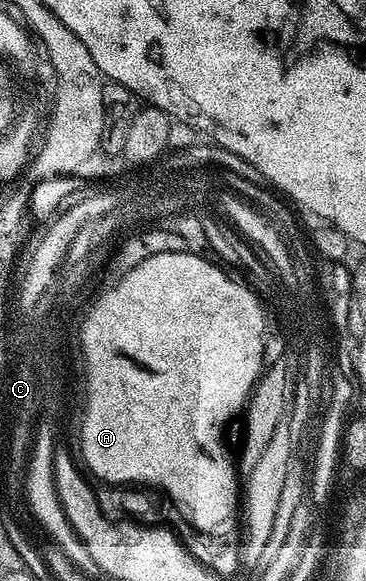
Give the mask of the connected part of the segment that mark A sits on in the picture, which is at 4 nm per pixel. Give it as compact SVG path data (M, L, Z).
M185 249L178 253L158 253L142 265L130 269L121 280L111 284L109 291L104 291L96 299L96 304L87 308L80 326L80 345L84 355L87 372L88 404L82 416L84 423L80 427L80 451L84 454L83 466L93 471L105 484L151 485L167 495L185 515L189 523L200 531L219 532L220 526L232 515L232 506L237 506L236 479L237 464L228 456L224 448L224 426L241 414L242 408L249 401L249 396L257 386L262 375L264 361L264 329L266 330L266 311L251 286L243 287L236 279L231 279L223 266L215 267L208 259L200 255L191 255Z

